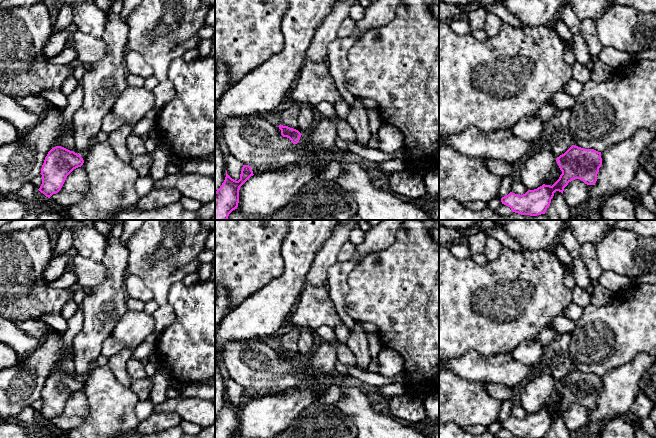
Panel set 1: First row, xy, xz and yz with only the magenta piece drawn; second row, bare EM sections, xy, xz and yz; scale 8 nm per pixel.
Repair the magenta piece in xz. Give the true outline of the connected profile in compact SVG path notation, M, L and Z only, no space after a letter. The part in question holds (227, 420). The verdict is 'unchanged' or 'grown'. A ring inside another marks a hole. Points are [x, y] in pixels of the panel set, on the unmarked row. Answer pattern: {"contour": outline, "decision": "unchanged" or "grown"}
{"contour": "M243 389L238 405L232 403L226 395L224 406L215 416L215 438L230 438L237 433L240 411L253 399L249 389Z", "decision": "unchanged"}

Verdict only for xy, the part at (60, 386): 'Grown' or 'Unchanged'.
Unchanged

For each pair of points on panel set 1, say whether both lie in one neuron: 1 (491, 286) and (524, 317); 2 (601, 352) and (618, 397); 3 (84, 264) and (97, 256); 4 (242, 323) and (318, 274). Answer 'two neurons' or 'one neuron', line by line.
1: one neuron
2: two neurons
3: two neurons
4: two neurons

